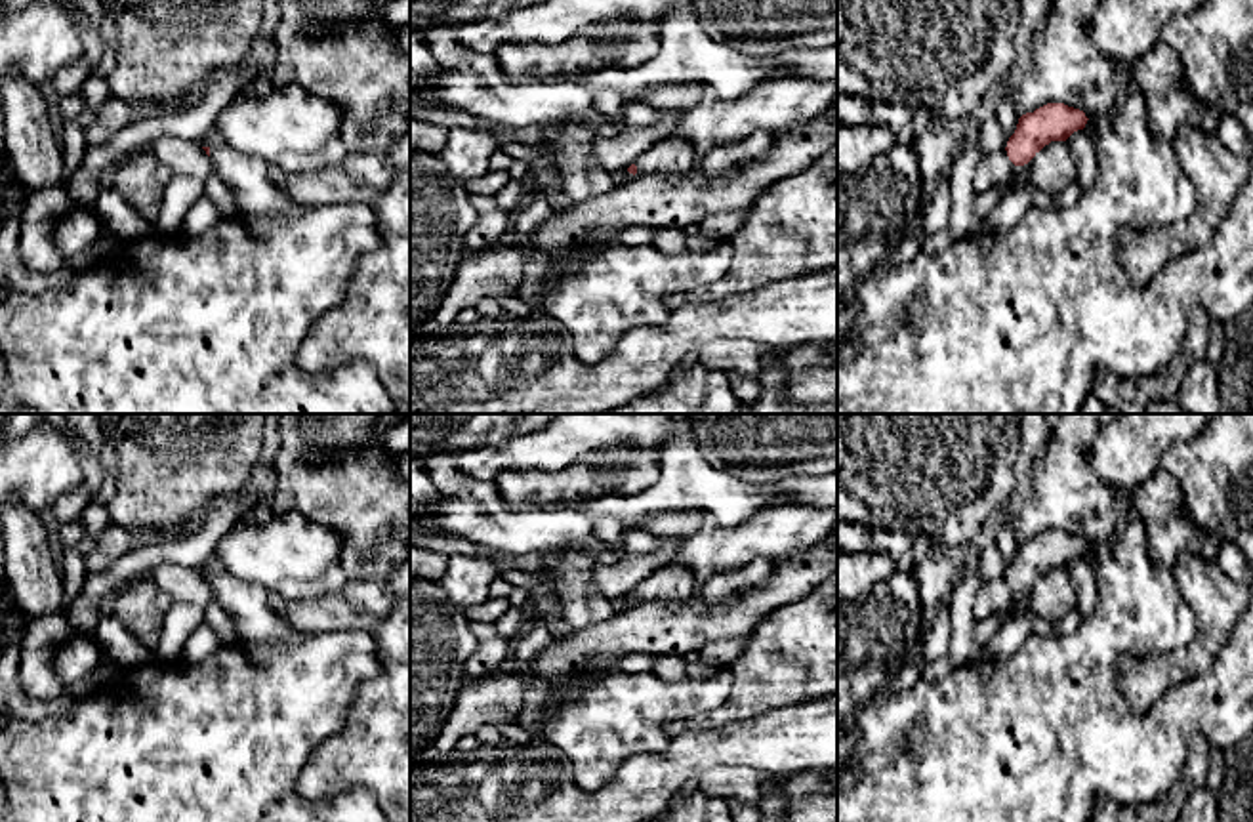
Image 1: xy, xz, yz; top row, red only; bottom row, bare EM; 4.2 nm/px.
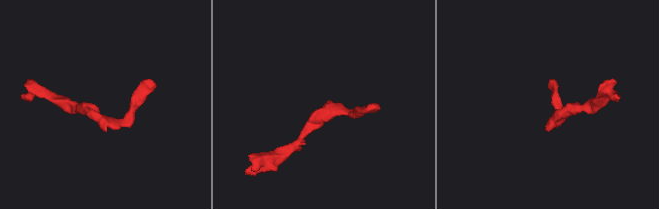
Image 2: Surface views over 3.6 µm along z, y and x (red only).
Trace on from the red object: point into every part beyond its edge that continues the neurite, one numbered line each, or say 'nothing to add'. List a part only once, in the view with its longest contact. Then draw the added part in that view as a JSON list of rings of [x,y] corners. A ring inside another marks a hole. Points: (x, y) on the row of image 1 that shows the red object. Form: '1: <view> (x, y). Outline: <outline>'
1: xz (672, 155). Outline: [[[666,137],[647,149],[633,164],[637,174],[629,174],[627,168],[622,179],[641,177],[656,172],[679,174],[688,172],[696,164],[696,153],[692,145],[683,137]]]

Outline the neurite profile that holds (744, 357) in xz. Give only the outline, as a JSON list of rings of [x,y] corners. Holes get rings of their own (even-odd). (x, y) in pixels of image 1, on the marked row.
[[[719,338],[692,351],[671,378],[690,364],[700,364],[709,370],[723,370],[727,374],[736,372],[746,378],[759,380],[763,372],[763,347],[753,341],[732,341]]]

